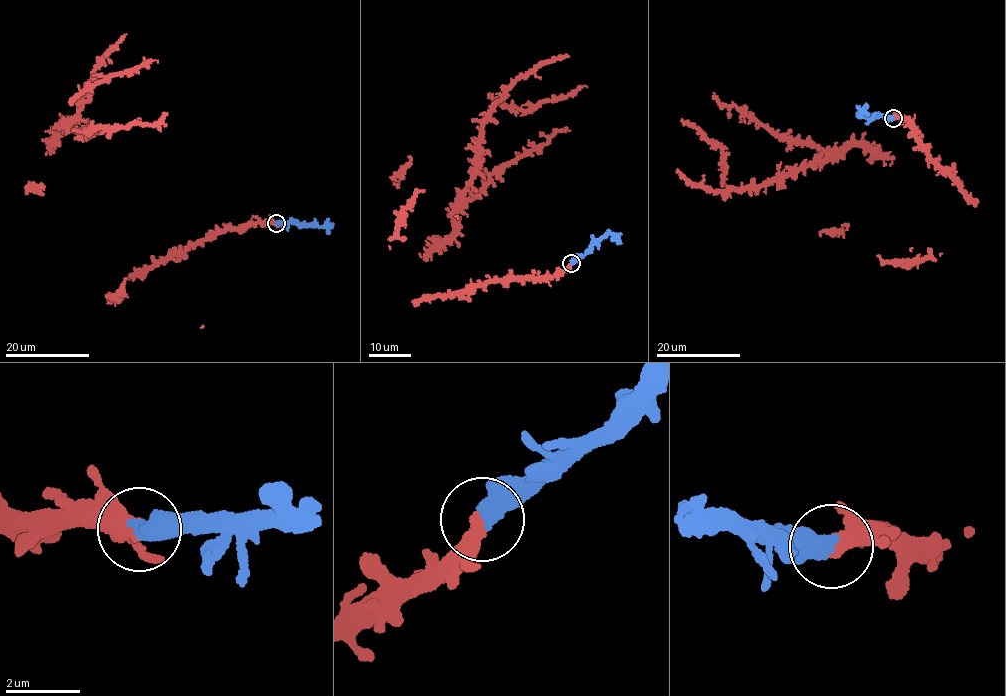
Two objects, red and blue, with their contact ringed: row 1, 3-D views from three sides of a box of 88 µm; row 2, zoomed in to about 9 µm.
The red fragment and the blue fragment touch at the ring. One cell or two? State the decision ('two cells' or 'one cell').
one cell

